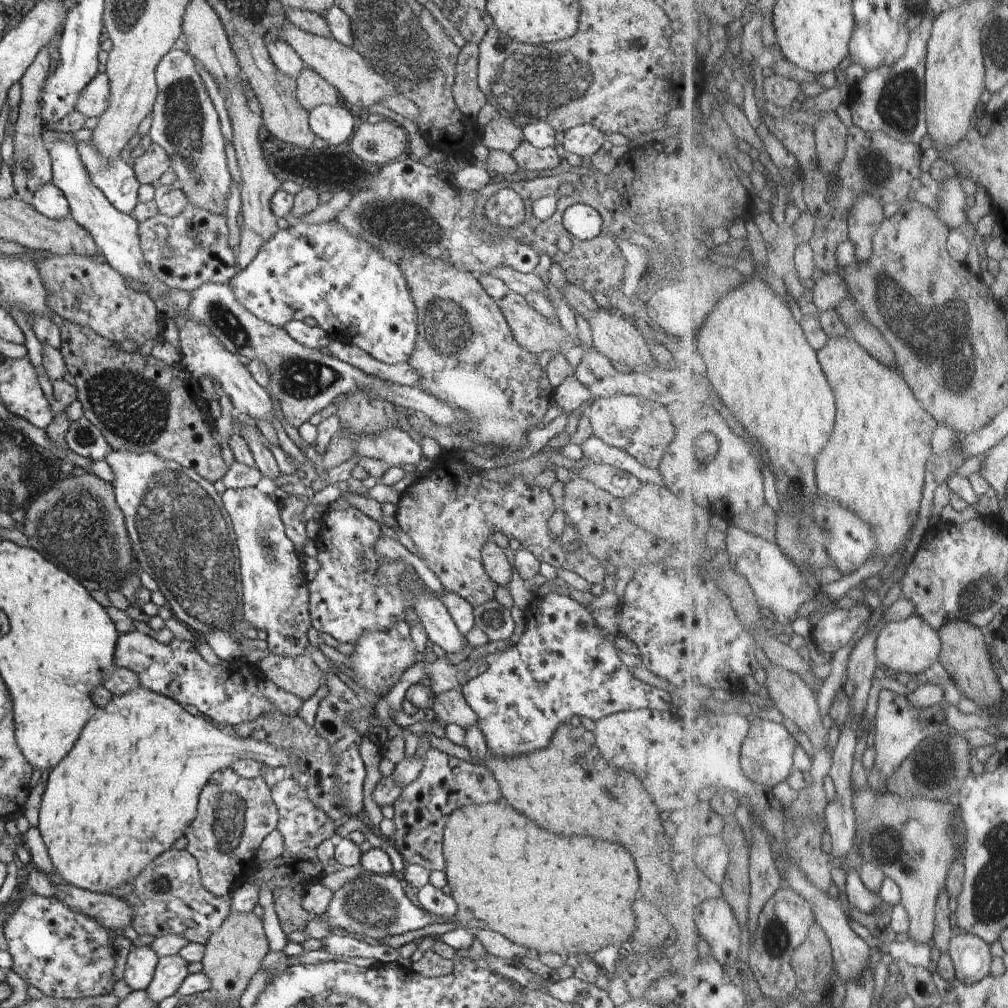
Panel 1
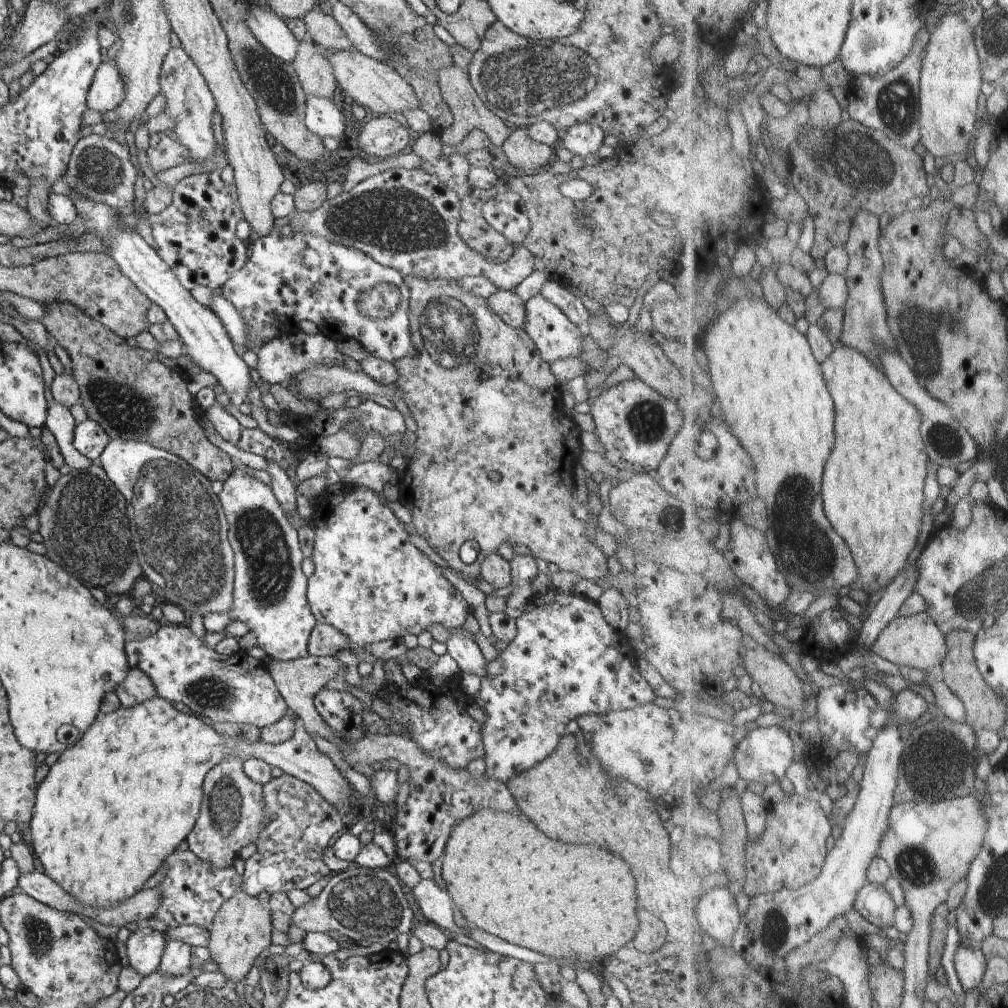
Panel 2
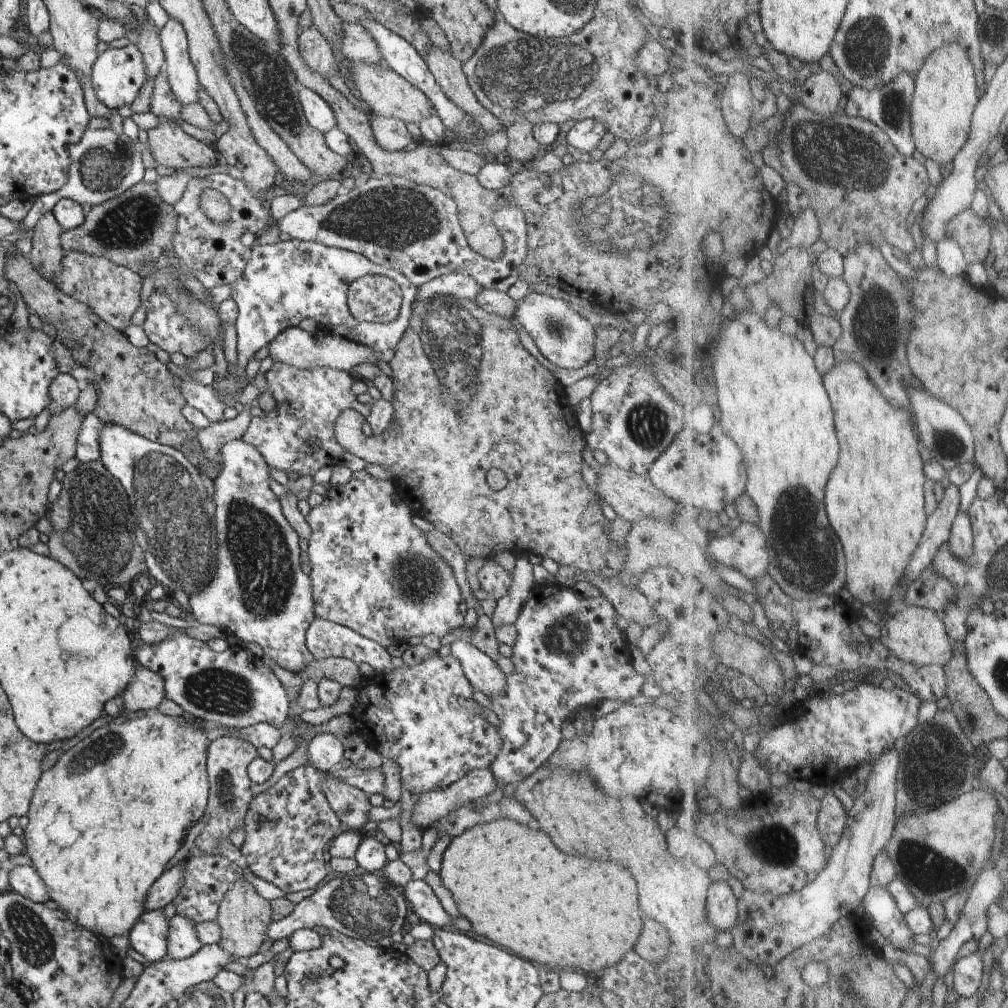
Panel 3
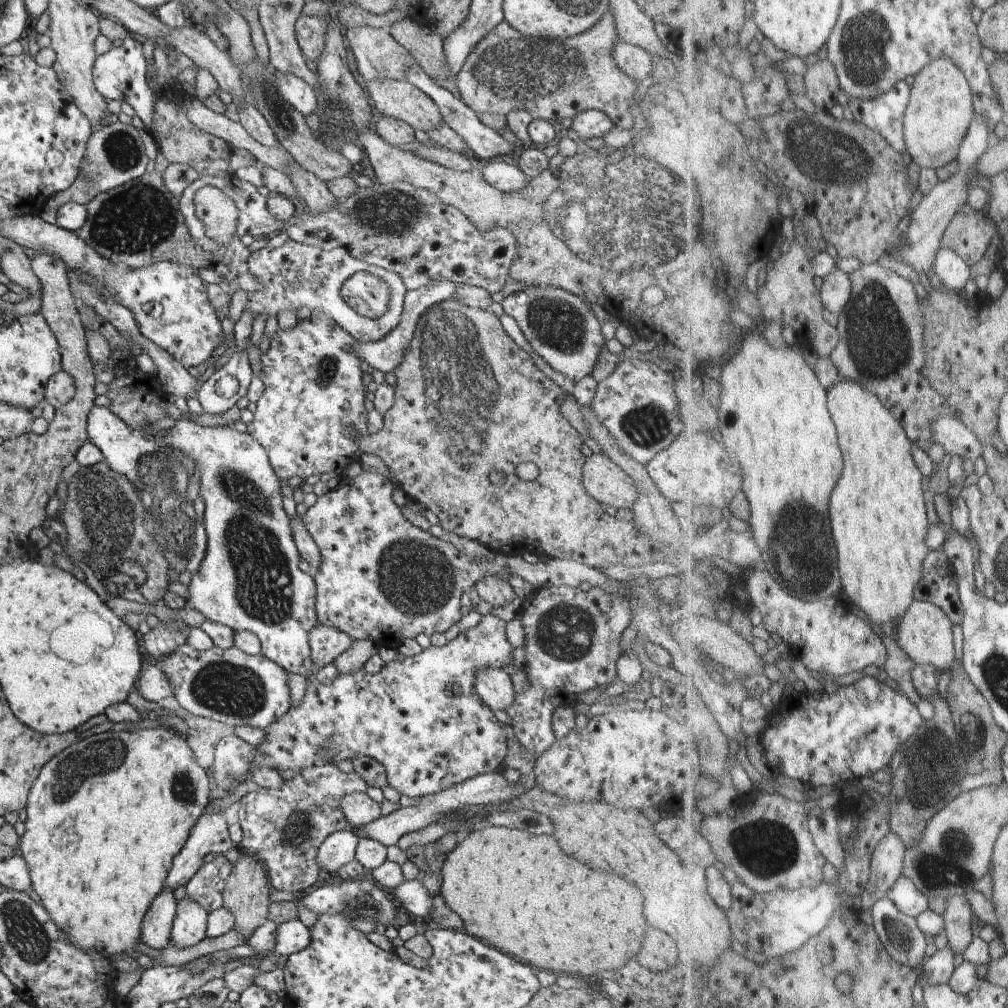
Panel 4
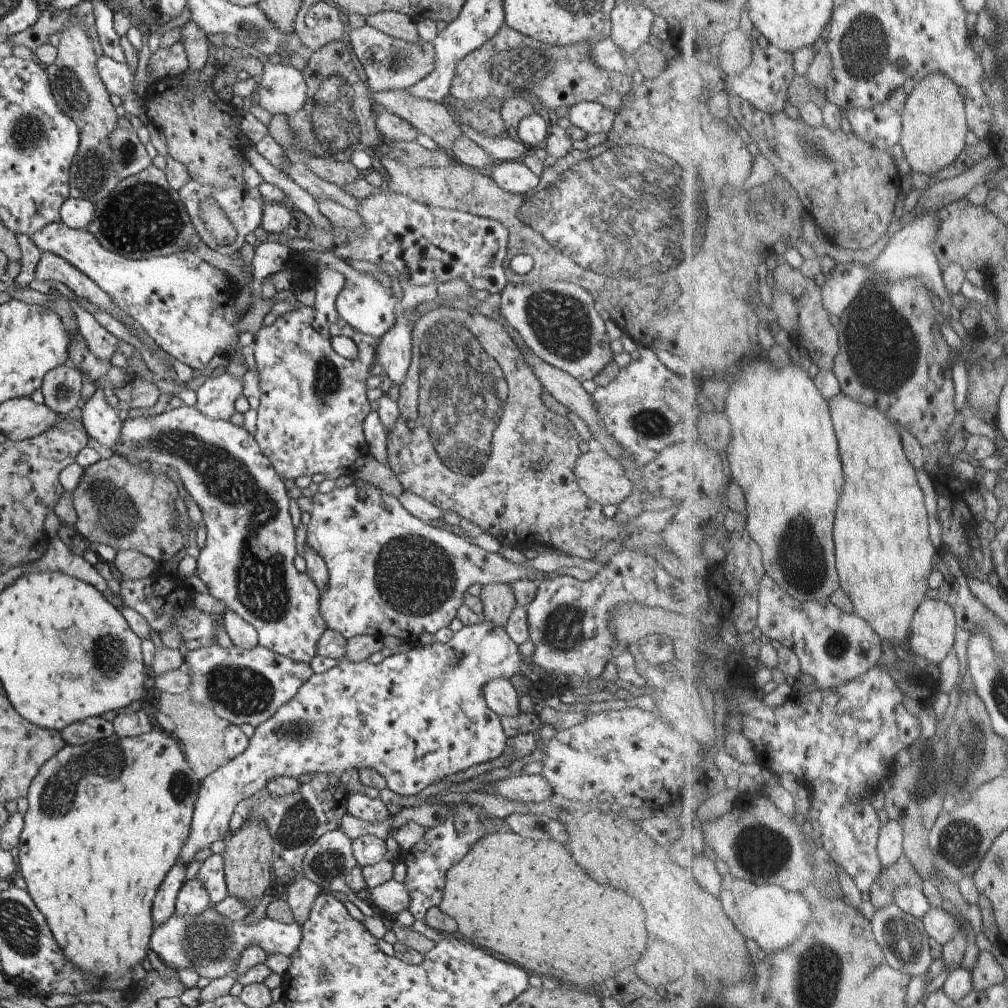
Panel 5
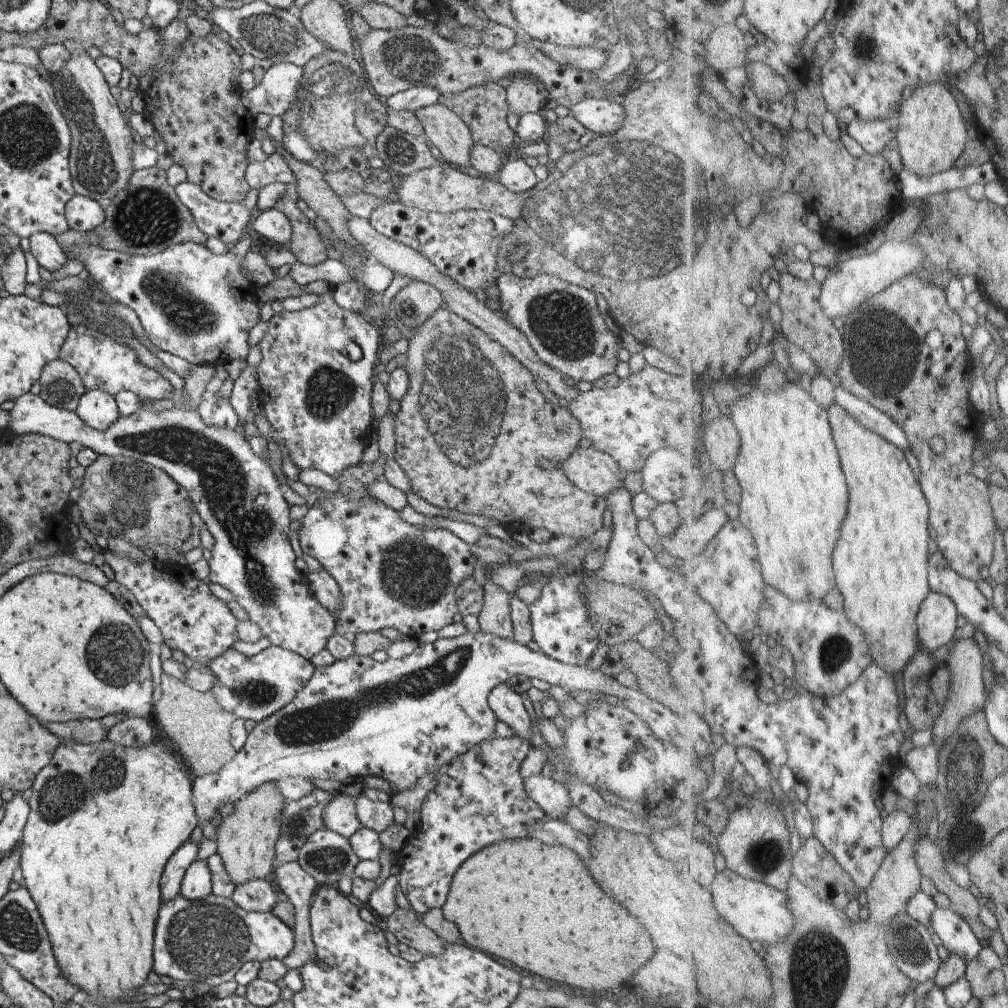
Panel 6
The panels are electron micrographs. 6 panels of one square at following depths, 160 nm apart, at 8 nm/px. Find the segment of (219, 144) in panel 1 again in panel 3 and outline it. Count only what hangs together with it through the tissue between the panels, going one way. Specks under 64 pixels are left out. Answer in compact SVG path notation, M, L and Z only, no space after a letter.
M169 17L165 26L159 30L159 39L165 56L164 70L174 94L179 98L182 105L200 102L198 99L198 87L200 84L196 69L189 57L189 44L184 27L180 22Z

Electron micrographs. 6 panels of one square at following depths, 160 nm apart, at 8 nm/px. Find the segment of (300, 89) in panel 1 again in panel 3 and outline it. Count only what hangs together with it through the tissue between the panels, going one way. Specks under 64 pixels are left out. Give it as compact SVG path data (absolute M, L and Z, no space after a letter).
M314 25L302 30L297 38L297 44L301 57L313 71L320 73L325 78L338 72L329 42Z

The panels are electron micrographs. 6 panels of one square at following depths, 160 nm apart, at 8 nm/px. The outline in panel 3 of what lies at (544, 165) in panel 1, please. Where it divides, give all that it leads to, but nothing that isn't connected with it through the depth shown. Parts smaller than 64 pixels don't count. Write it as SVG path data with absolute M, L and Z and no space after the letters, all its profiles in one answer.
M524 119L505 127L509 138L507 146L509 156L526 165L544 150L543 146L534 138L533 125L529 120Z

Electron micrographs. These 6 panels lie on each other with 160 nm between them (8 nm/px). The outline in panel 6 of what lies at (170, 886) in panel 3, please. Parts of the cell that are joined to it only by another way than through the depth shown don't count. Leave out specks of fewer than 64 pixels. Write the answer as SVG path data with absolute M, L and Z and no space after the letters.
M482 630L477 633L468 631L457 637L438 638L433 643L419 644L408 656L401 659L389 657L384 662L378 662L370 655L354 654L335 660L331 665L316 667L310 680L298 691L294 700L260 721L247 734L246 744L221 768L220 773L195 779L192 796L196 816L200 820L198 825L202 828L200 823L204 820L216 824L220 820L220 806L225 802L235 803L258 788L258 785L288 777L336 780L341 784L352 777L380 777L405 792L424 774L433 774L455 756L465 753L482 741L496 737L495 726L498 720L489 707L488 697L495 686L520 674L529 678L540 678L567 690L588 690L616 696L621 699L623 706L645 721L652 732L668 735L673 727L690 745L696 739L700 755L711 761L720 750L721 739L704 716L681 715L672 725L673 715L664 703L650 699L642 691L622 686L617 679L604 674L600 669L592 670L585 665L566 664L542 651L532 651L514 640L503 639Z

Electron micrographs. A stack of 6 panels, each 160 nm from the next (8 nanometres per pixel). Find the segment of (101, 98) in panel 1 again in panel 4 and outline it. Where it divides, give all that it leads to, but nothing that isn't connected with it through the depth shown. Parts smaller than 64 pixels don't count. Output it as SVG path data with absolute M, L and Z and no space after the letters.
M128 35L122 46L113 46L108 52L97 56L93 66L93 83L105 99L128 102L142 119L144 128L150 130L158 93L146 83L146 59L142 53L142 45Z

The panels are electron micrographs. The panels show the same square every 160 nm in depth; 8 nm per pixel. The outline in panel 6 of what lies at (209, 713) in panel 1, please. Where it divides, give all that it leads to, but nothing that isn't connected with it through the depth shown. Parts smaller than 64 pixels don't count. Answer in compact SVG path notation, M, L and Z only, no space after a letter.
M270 645L255 656L245 656L236 649L228 649L208 666L216 675L217 683L211 692L216 702L233 711L242 720L259 723L286 706L305 687L314 672L313 664L291 650Z

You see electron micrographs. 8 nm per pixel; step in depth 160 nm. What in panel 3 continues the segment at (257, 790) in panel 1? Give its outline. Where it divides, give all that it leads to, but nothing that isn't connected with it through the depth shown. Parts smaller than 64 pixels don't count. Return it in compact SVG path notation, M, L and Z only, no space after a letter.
M218 738L216 742L210 742L207 752L207 777L209 780L209 803L206 814L210 814L201 834L197 836L195 845L203 852L210 855L220 855L217 850L218 843L223 839L229 839L232 830L245 824L245 816L251 800L256 794L250 789L247 768L250 762L258 757L256 747L248 741L232 738Z

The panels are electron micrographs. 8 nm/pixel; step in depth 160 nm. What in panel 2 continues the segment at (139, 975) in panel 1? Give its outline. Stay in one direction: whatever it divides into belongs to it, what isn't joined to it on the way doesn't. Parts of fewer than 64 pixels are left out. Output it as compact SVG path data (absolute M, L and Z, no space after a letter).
M150 927L133 932L127 941L127 957L132 968L143 977L159 968L167 945L166 933Z

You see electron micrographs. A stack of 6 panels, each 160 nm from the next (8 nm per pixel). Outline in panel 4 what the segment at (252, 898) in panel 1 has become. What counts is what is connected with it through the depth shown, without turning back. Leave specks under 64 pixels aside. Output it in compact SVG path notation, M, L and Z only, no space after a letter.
M336 764L302 769L294 780L285 781L279 789L252 787L241 798L238 811L243 832L239 847L259 857L276 891L300 895L322 879L323 873L315 856L324 839L333 832L350 828L341 809L341 798L365 792L367 787L367 782L356 771L343 773Z

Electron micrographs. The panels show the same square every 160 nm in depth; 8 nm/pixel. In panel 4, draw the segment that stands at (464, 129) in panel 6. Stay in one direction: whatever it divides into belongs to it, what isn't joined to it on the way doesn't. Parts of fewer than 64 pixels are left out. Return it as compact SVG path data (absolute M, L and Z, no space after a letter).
M408 80L372 81L368 89L371 102L384 116L399 118L427 133L444 126L438 105Z

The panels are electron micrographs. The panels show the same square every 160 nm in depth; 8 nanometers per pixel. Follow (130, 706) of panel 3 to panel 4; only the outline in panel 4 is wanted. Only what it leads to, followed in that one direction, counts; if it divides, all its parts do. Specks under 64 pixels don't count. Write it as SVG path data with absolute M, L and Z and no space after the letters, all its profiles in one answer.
M152 664L142 672L136 684L139 694L150 702L161 703L167 698L174 697L174 689L166 673L156 664Z

